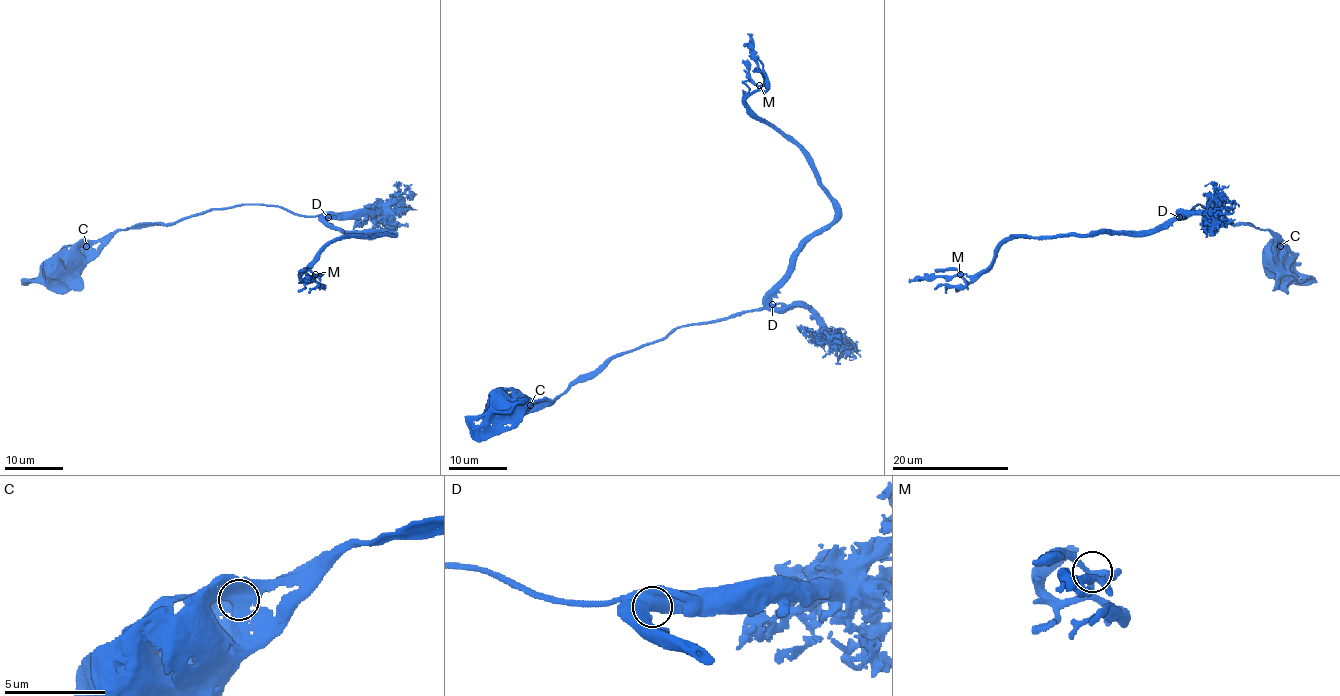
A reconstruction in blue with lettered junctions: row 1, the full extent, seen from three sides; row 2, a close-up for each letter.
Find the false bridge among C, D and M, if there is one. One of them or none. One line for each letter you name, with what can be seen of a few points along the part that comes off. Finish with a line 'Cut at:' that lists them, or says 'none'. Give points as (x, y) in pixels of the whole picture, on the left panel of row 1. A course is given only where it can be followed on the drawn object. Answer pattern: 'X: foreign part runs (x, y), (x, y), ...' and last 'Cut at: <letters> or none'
Cut at: none

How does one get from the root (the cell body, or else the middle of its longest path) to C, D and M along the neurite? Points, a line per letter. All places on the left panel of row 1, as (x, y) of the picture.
C: (53, 271), (54, 262), (70, 264), (86, 246)
D: (53, 271), (54, 262), (70, 264), (120, 230), (171, 224), (210, 210), (267, 204), (328, 217)
M: (53, 271), (120, 230), (245, 204), (391, 235), (332, 240), (300, 278), (315, 274)

